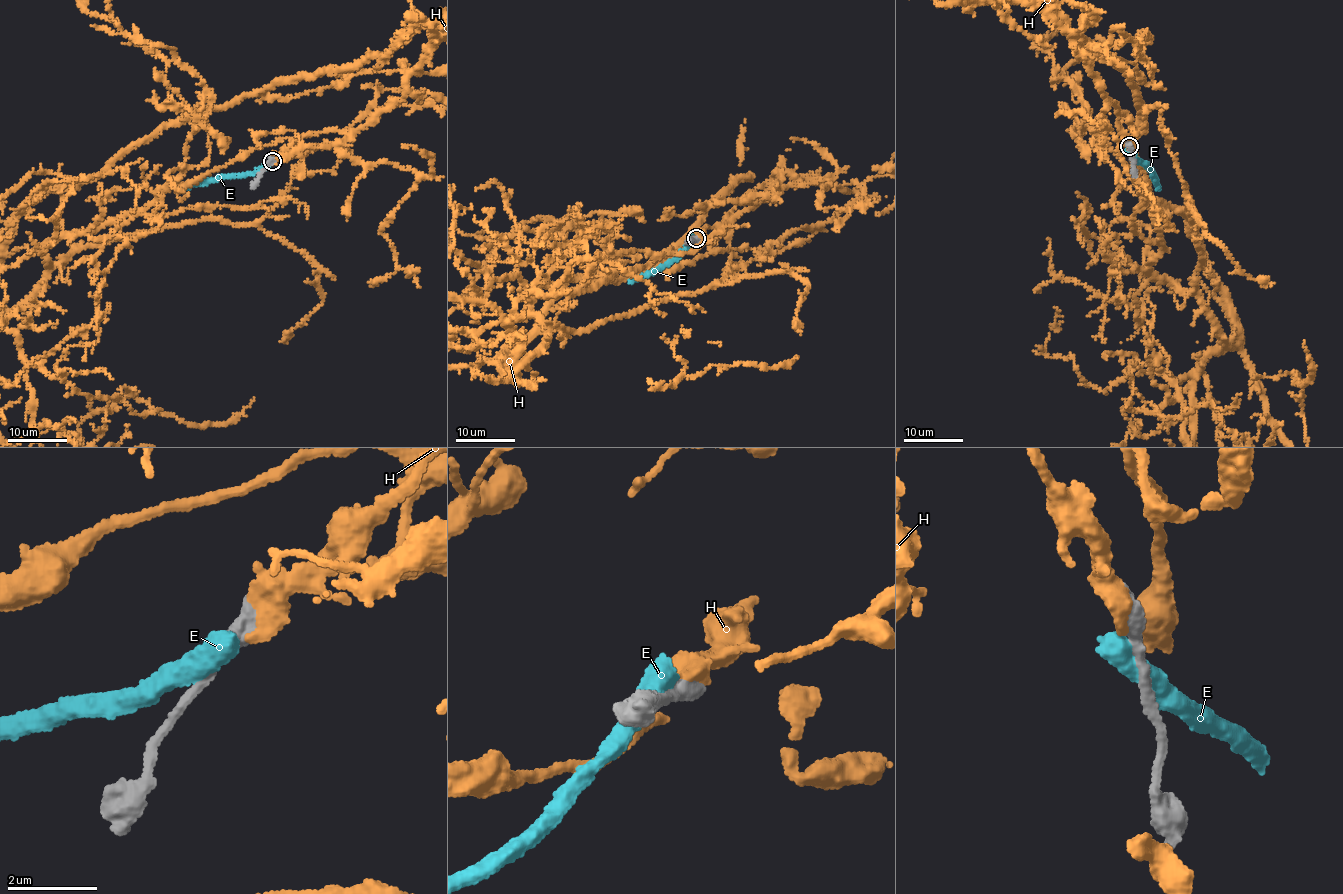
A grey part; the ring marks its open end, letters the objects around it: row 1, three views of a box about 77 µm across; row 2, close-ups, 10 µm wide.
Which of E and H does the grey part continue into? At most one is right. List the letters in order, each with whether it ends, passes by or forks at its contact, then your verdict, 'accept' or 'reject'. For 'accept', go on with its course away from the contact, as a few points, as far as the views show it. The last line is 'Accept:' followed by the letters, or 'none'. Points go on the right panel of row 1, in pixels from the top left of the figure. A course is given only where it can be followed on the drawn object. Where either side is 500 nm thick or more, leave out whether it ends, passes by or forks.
E: reject
H: accept
Accept: H

